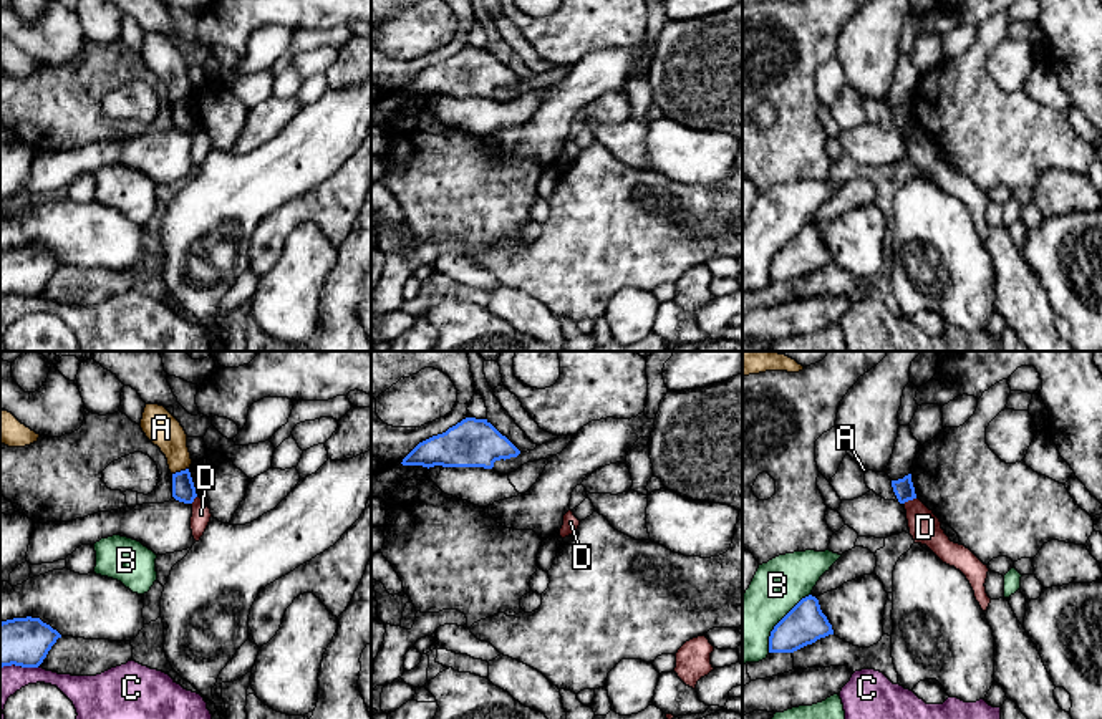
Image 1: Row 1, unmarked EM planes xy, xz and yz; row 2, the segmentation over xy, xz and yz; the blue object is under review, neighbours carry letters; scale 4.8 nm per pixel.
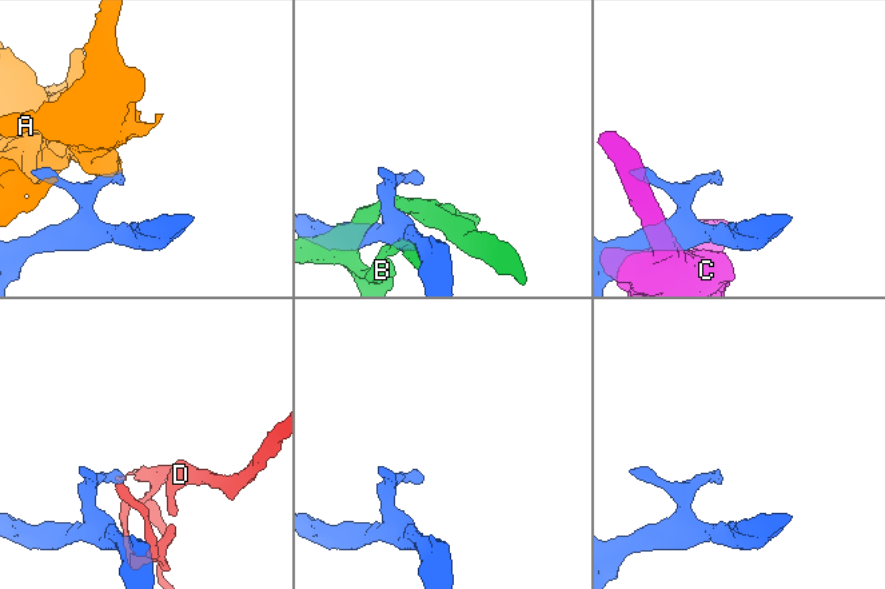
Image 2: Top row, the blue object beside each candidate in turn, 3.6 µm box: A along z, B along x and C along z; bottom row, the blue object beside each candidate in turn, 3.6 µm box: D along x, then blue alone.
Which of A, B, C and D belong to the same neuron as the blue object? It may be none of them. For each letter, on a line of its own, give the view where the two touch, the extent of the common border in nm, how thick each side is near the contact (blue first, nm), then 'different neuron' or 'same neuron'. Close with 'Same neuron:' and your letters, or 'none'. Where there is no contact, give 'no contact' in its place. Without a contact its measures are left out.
A: xy | 90 nm | 110/170 nm | different neuron
B: yz | 360 nm | 200/280 nm | different neuron
C: xy | 190 nm | 240/160 nm | different neuron
D: yz | 70 nm | 100/160 nm | different neuron
Same neuron: none

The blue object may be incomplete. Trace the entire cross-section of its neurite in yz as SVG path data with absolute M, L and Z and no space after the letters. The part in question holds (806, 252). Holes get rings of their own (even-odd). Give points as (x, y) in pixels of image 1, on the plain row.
M812 224L802 227L771 260L769 282L794 282L834 263L832 253Z

